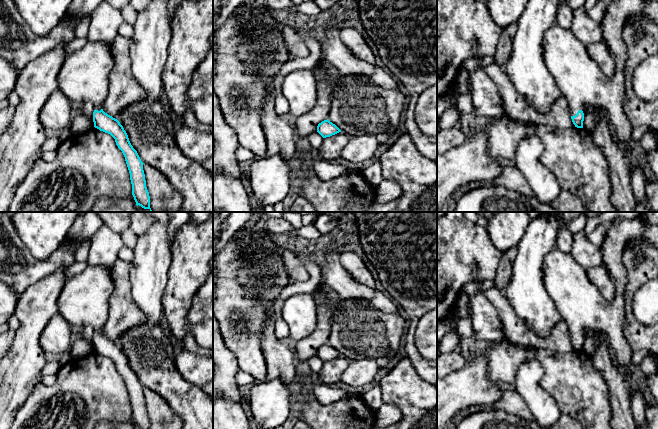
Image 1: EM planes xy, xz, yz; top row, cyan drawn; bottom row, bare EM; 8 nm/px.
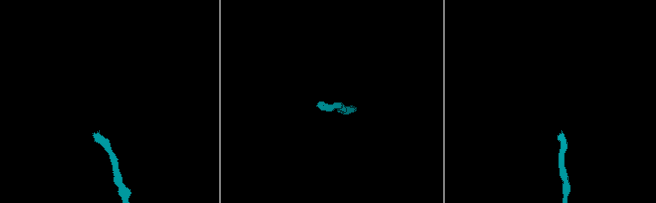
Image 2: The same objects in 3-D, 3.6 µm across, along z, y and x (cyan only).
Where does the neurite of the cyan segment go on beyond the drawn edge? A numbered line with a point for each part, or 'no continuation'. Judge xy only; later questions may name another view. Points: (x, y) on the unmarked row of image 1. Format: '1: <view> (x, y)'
1: xy (84, 300)

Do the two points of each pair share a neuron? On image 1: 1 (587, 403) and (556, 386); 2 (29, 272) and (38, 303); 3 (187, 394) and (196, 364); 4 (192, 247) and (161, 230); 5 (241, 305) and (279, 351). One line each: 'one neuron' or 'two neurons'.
1: one neuron
2: two neurons
3: two neurons
4: two neurons
5: two neurons

